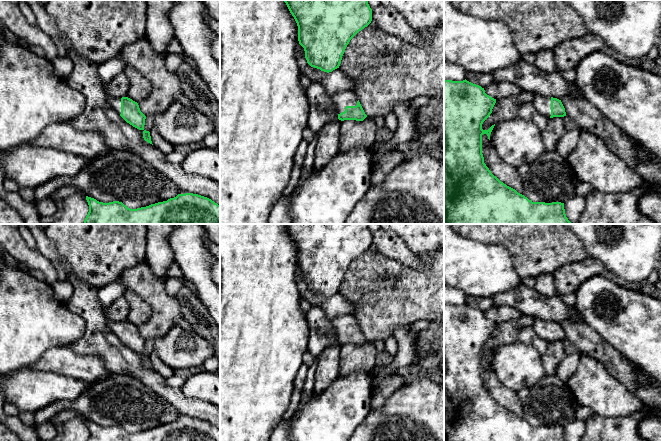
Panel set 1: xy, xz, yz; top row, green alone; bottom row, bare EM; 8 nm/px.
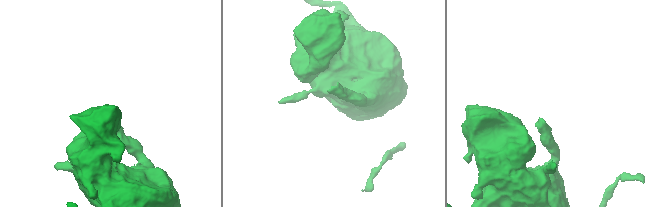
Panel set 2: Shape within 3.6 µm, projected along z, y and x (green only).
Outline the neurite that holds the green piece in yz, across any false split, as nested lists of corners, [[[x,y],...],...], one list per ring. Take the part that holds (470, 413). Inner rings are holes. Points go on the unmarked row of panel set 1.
[[[444,303],[444,441],[566,441],[564,427],[532,426],[501,406],[484,387],[482,359],[486,358],[490,364],[495,348],[488,354],[483,354],[482,348],[492,337],[495,327],[496,323],[487,319],[479,309],[466,303]]]

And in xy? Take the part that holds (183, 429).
[[[193,417],[178,418],[167,425],[130,433],[122,426],[99,426],[86,420],[89,436],[86,441],[220,441],[220,429]]]

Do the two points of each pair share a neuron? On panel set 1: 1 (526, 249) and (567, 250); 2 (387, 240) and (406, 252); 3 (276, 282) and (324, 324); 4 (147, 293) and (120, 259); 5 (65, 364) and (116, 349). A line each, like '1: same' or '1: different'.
1: same
2: same
3: different
4: different
5: different

